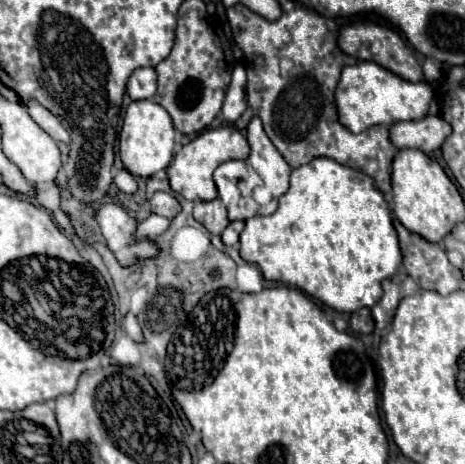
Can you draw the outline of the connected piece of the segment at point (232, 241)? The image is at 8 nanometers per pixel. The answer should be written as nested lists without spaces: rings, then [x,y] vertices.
[[[231,222],[225,232],[221,234],[221,240],[227,244],[227,246],[235,246],[239,242],[239,234],[241,230],[245,228],[245,222]]]

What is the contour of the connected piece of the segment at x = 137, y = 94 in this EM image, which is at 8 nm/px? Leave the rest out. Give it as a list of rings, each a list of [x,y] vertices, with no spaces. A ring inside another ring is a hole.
[[[137,68],[127,84],[127,94],[131,100],[147,100],[157,92],[157,74],[153,68]]]

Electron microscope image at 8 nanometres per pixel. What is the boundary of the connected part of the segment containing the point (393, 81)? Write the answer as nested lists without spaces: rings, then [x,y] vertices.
[[[357,62],[345,66],[335,88],[335,108],[339,122],[351,132],[363,132],[371,126],[391,126],[403,120],[421,120],[427,114],[433,90],[427,82],[405,82],[375,62]]]

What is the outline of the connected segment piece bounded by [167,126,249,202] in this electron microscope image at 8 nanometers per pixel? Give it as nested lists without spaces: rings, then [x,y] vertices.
[[[221,126],[205,130],[195,140],[185,144],[181,152],[173,158],[171,166],[167,168],[169,184],[177,194],[181,194],[187,200],[205,200],[205,202],[215,200],[217,188],[213,182],[213,170],[227,160],[245,160],[247,156],[249,156],[249,142],[237,128]]]

